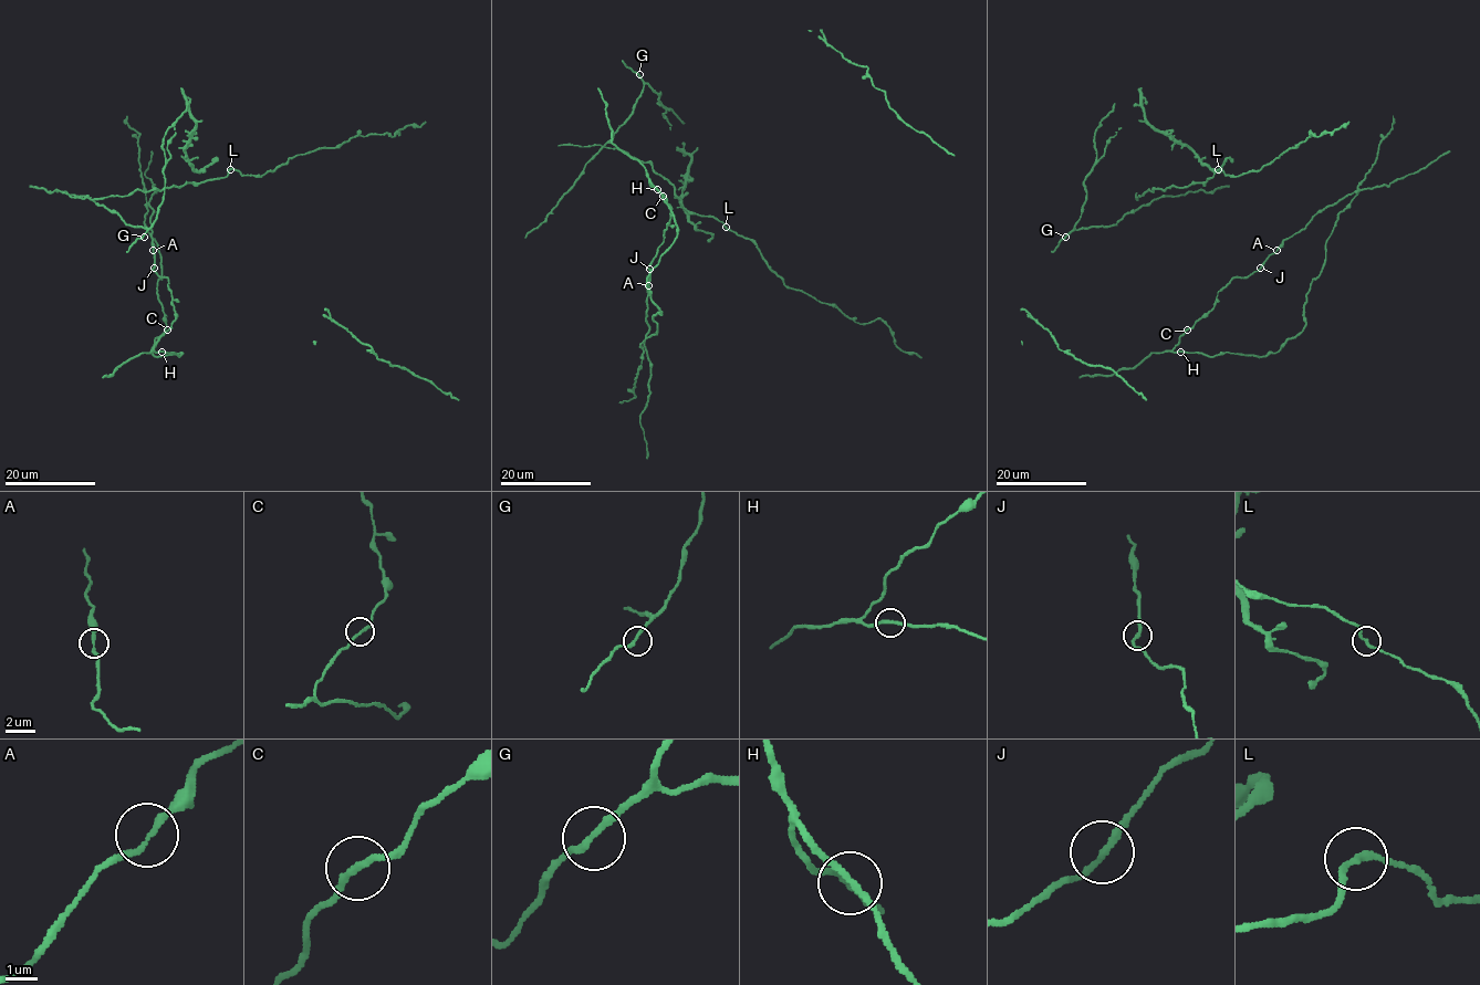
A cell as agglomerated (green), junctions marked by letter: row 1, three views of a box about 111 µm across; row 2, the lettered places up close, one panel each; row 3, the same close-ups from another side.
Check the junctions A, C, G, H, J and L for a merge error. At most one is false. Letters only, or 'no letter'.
no letter

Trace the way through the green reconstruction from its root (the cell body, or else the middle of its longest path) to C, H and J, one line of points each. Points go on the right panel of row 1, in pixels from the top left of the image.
C: (1220, 289), (1215, 306), (1187, 329)
H: (1220, 289), (1215, 306), (1179, 337), (1173, 350), (1180, 352)
J: (1220, 289), (1233, 278), (1247, 278), (1260, 268)

